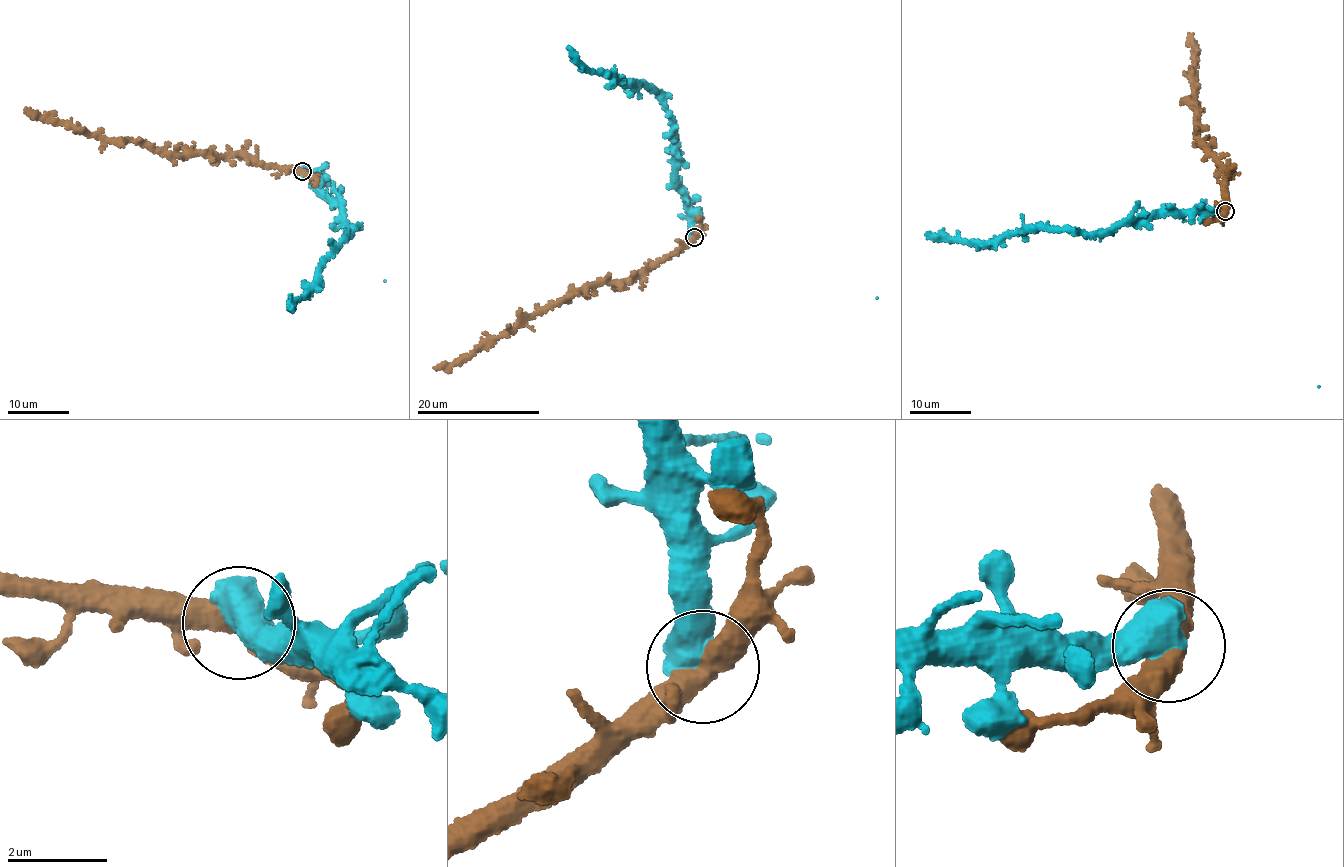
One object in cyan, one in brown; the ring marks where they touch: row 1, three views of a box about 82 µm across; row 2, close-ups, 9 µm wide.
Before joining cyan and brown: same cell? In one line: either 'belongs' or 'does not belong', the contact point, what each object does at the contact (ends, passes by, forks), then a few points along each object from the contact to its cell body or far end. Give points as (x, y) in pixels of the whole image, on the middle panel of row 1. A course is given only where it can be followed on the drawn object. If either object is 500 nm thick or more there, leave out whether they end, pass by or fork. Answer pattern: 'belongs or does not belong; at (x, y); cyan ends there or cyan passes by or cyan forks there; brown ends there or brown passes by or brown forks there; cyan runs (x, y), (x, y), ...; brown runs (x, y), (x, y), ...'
does not belong; at (694, 237); cyan runs (694, 237), (690, 201), (675, 177), (677, 137), (665, 102), (640, 84), (622, 86), (592, 73), (568, 47); brown runs (694, 237), (638, 275), (569, 293), (493, 336), (468, 356), (433, 368)

